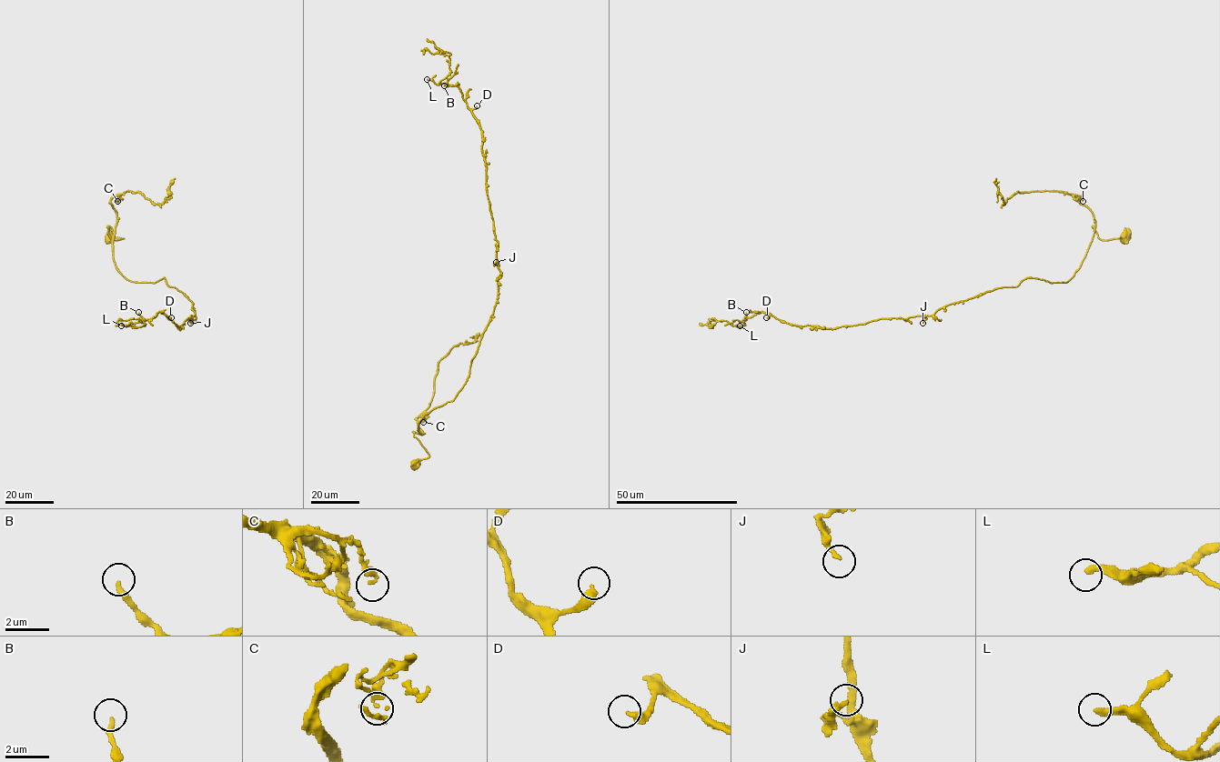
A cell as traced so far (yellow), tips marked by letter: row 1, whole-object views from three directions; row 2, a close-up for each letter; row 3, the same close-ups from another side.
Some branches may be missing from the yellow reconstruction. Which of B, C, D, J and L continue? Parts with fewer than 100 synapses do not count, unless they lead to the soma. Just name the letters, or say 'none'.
B, L

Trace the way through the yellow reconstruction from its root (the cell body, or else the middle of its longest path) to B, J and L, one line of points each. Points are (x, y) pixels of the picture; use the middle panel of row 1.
B: (416, 464), (428, 454), (414, 432), (466, 382), (500, 274), (482, 130), (460, 89), (444, 85)
J: (416, 464), (428, 456), (414, 436), (419, 422), (450, 402), (468, 375), (497, 301), (496, 262)
L: (416, 464), (428, 454), (414, 432), (466, 382), (500, 274), (479, 123), (457, 86), (427, 79)

